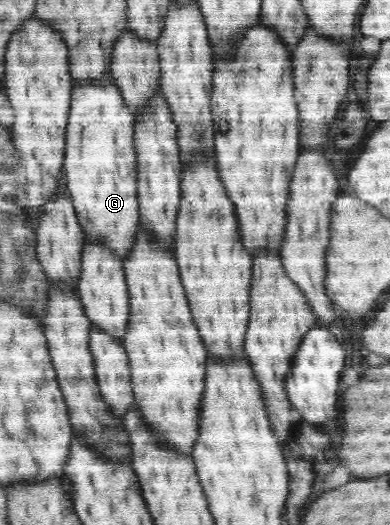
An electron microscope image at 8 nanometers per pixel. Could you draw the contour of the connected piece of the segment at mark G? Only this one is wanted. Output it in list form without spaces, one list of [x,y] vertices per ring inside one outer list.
[[[113,78],[102,85],[81,83],[73,86],[71,104],[66,126],[66,146],[64,156],[65,190],[71,197],[79,226],[83,227],[84,238],[99,243],[113,251],[121,260],[133,251],[140,226],[138,201],[138,161],[134,145],[134,124],[131,110],[123,102],[123,95],[115,86]]]

